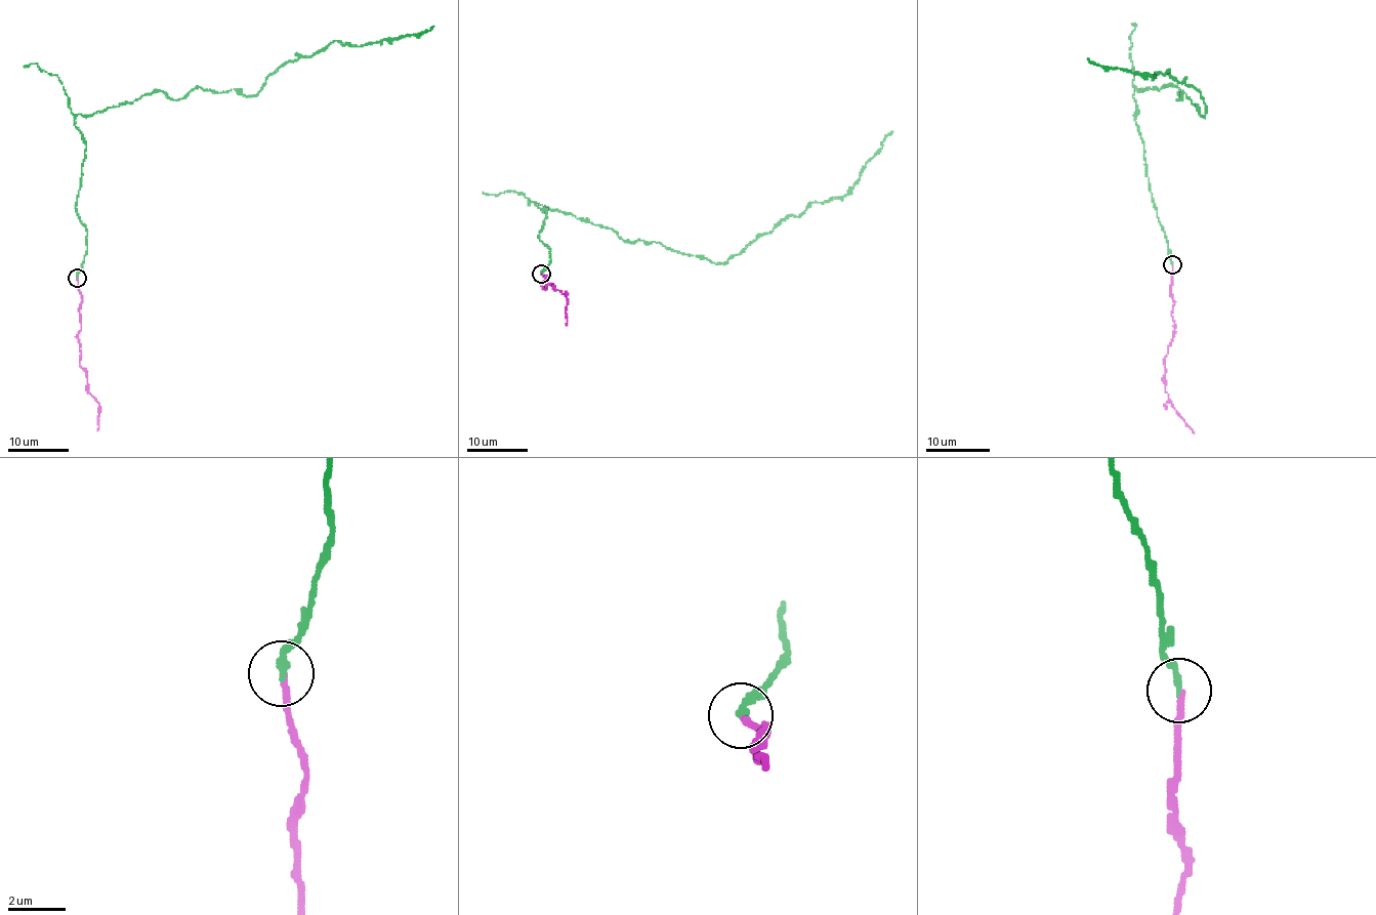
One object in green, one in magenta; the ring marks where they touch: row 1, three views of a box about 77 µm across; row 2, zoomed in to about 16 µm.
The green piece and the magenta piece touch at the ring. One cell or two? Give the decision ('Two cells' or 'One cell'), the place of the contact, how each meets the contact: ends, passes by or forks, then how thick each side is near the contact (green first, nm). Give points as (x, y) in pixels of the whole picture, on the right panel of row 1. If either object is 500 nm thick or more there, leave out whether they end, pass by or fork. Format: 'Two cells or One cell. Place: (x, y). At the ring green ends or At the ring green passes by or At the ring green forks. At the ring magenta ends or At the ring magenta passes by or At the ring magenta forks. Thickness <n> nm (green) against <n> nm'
One cell. Place: (1172, 264). At the ring green ends. At the ring magenta ends. Thickness 280 nm (green) against 240 nm

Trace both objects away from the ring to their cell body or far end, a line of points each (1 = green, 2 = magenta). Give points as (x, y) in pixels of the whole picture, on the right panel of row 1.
1: (1172, 265), (1132, 96), (1177, 87), (1205, 117), (1205, 104), (1170, 70), (1152, 77), (1087, 58)
2: (1172, 265), (1171, 291), (1174, 303), (1171, 316), (1174, 332), (1165, 358), (1165, 390), (1171, 406), (1194, 433)

